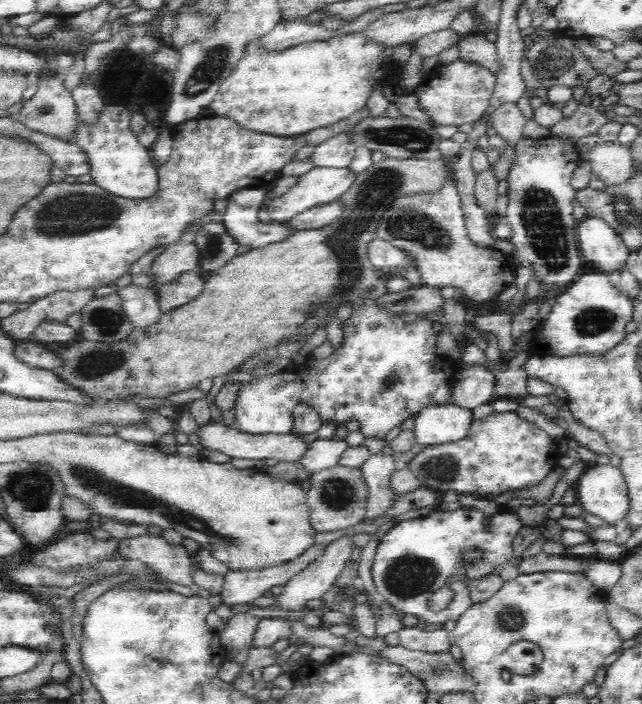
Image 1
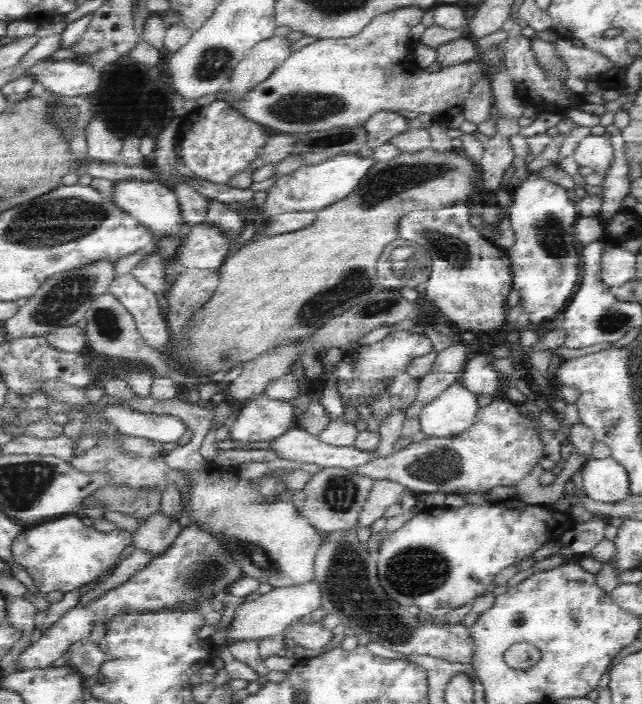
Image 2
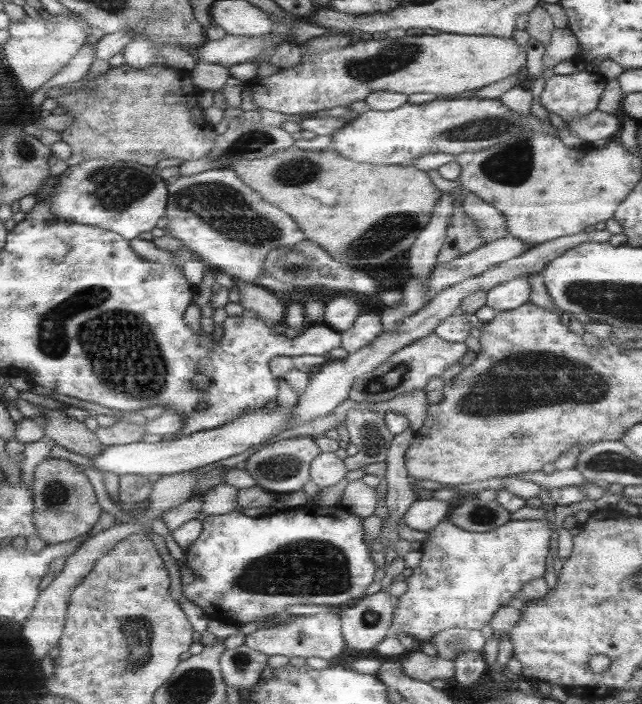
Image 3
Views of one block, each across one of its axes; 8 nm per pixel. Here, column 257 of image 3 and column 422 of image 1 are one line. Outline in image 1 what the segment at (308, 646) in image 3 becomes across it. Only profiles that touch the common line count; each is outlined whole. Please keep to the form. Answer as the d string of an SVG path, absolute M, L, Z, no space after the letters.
M404 627L399 632L399 645L408 650L424 651L424 652L440 652L440 650L449 650L451 641L451 632L445 629L420 630L416 627Z

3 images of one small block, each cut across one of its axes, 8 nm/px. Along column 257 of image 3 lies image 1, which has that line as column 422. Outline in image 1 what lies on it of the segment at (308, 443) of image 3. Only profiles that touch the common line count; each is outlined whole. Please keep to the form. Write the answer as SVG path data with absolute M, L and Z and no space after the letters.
M517 412L492 413L482 420L473 420L469 436L441 445L425 447L407 464L410 470L419 476L424 487L438 492L454 490L461 495L472 495L482 499L485 496L496 496L509 490L528 489L537 486L557 465L559 447L557 440L540 430L532 422L518 418Z

